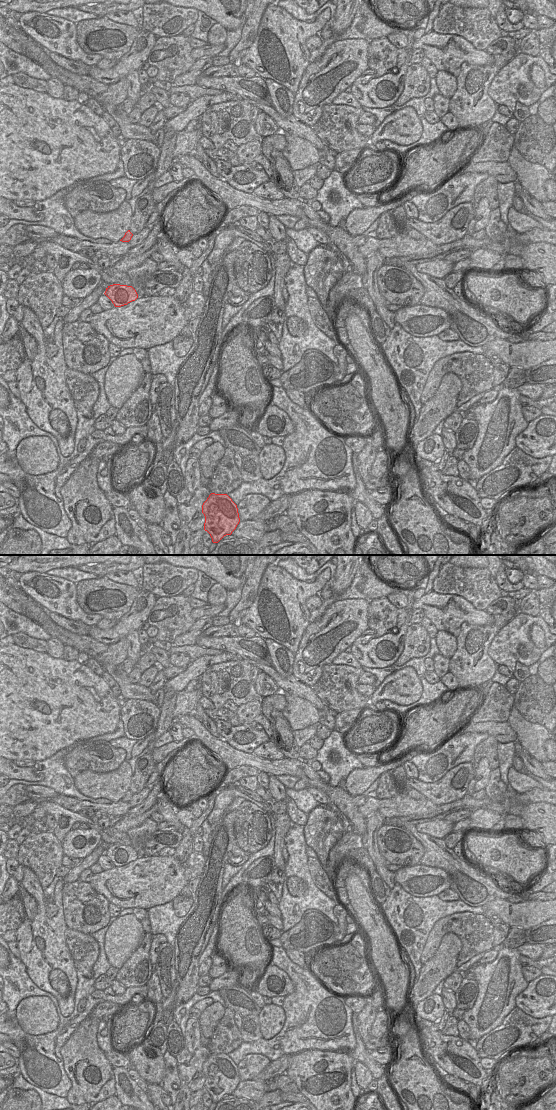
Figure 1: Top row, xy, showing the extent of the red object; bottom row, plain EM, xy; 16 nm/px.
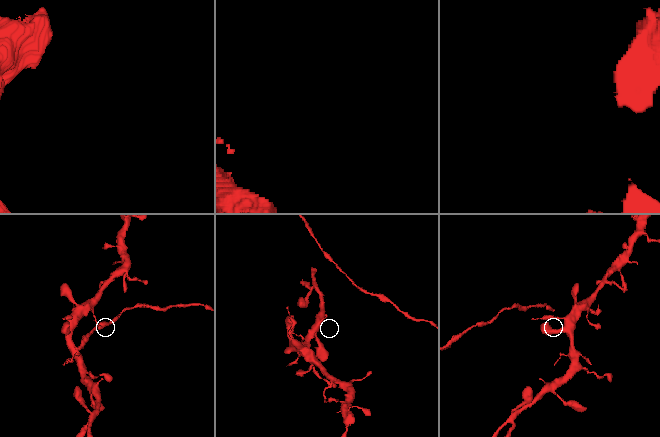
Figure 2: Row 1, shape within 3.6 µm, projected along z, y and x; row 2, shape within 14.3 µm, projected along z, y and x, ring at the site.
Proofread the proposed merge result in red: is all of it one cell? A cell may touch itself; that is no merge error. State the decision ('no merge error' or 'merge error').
merge error

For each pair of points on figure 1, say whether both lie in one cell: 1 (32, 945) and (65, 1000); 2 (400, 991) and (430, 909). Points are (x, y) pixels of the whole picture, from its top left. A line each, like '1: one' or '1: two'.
1: one
2: two

